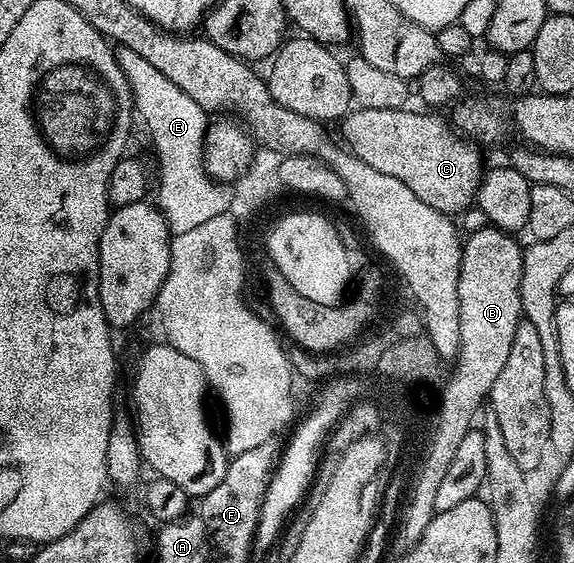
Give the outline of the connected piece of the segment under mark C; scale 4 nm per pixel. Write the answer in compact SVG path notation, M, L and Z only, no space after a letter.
M359 106L341 120L341 142L364 165L404 181L424 205L451 217L457 216L457 211L465 212L477 200L478 186L482 184L484 166L479 148L455 131L447 120L445 123L438 116L441 114L408 110Z

